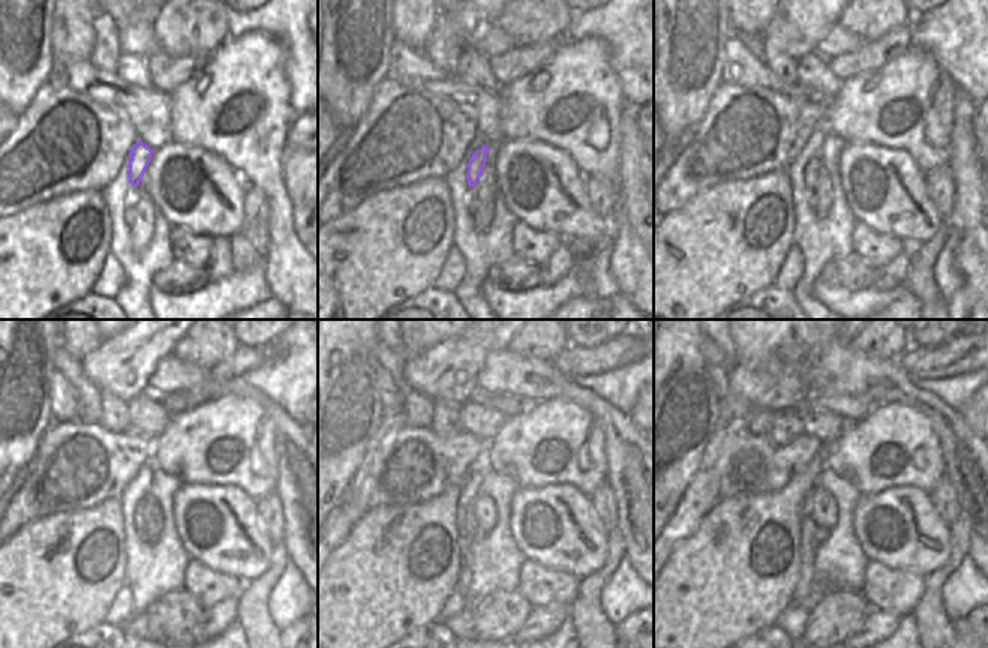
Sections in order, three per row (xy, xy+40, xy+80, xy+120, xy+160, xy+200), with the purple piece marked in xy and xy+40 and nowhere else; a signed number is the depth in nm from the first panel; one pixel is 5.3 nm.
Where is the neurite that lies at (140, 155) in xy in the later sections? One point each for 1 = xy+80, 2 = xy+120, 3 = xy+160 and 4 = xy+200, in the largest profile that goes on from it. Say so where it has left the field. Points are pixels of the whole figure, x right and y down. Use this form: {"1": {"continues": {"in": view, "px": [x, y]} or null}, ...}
{"1": {"continues": {"in": "xy+80", "px": [814, 165]}}, "2": {"continues": {"in": "xy+120", "px": [138, 513]}}, "3": {"continues": {"in": "xy+160", "px": [465, 537]}}, "4": {"continues": {"in": "xy+200", "px": [805, 588]}}}

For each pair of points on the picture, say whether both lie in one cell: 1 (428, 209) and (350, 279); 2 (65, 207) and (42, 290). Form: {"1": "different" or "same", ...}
{"1": "same", "2": "same"}

